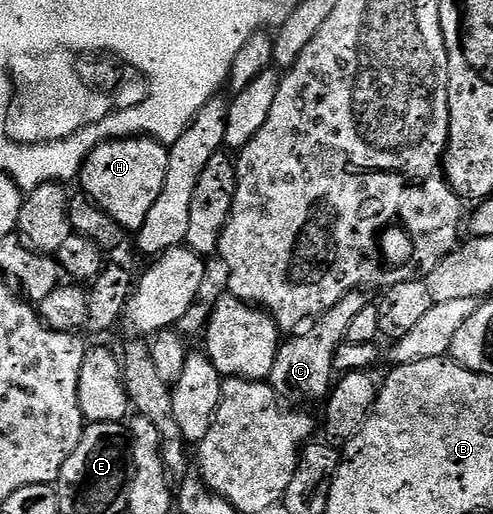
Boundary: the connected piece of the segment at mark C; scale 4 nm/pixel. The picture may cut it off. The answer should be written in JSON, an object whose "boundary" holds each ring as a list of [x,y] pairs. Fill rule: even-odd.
{"boundary":[[[355,289],[346,295],[342,295],[342,299],[338,299],[338,303],[334,303],[334,307],[330,307],[326,312],[321,313],[307,326],[308,334],[305,337],[296,337],[300,335],[292,335],[292,337],[283,342],[278,351],[278,355],[274,359],[274,367],[270,371],[267,384],[272,386],[277,397],[281,402],[288,401],[320,401],[323,402],[328,394],[332,392],[334,384],[334,353],[338,347],[346,342],[346,331],[353,321],[365,307],[370,303],[370,297],[365,290]]]}

